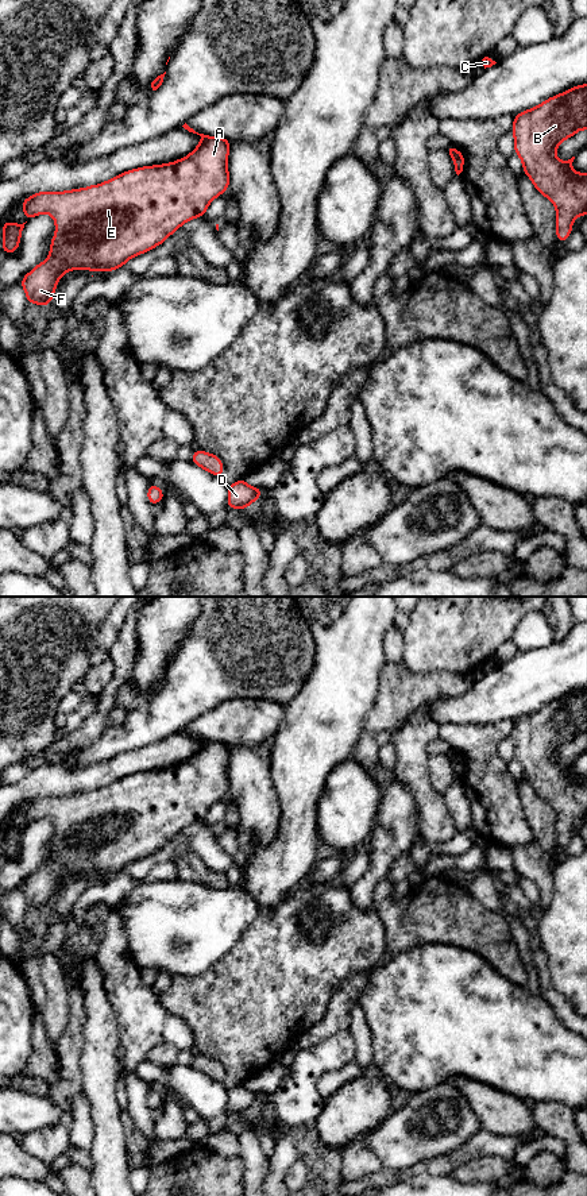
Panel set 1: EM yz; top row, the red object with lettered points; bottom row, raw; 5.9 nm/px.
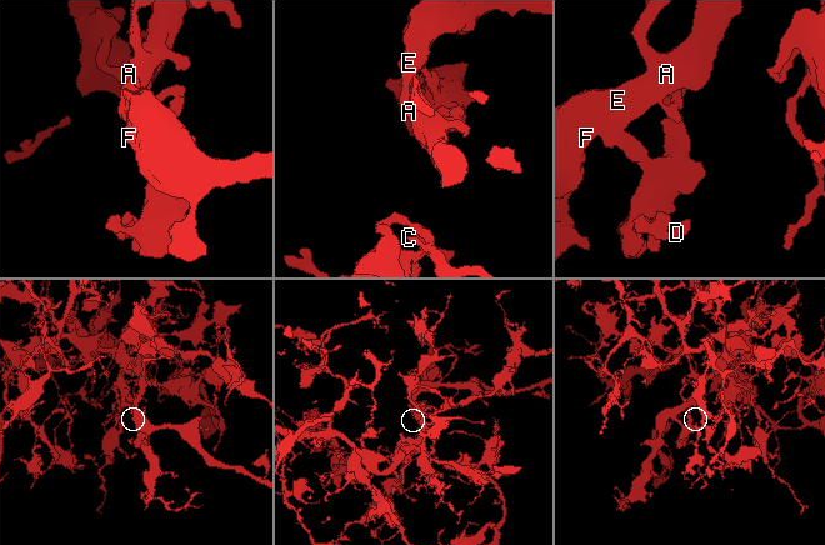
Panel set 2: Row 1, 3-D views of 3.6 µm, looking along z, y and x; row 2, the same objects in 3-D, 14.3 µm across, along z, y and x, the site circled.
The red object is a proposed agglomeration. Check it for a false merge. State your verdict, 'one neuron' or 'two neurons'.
two neurons

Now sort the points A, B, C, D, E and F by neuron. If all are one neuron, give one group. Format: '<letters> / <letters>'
A B D E F / C

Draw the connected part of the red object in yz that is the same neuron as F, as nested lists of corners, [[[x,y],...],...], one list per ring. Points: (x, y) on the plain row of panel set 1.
[[[186,728],[189,737],[201,741],[201,748],[185,763],[165,769],[144,771],[124,776],[103,788],[66,796],[38,796],[22,807],[27,826],[36,819],[50,818],[55,826],[55,840],[50,848],[50,861],[23,881],[27,907],[46,911],[51,907],[59,883],[69,875],[113,876],[123,872],[132,861],[144,859],[162,849],[182,829],[205,821],[212,805],[221,800],[229,790],[228,757],[231,744],[196,737]]]

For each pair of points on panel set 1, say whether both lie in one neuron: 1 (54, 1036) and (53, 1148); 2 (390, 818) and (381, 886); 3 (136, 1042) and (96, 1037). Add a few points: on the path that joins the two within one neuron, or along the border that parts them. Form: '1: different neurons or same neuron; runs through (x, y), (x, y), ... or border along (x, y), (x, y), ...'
1: different neurons; border along (69, 1017), (57, 1050)
2: different neurons; border along (386, 875), (375, 884), (371, 905)
3: different neurons; border along (111, 1009), (120, 1044)

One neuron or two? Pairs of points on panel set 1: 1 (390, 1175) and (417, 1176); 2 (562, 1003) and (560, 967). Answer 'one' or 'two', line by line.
1: one
2: two

